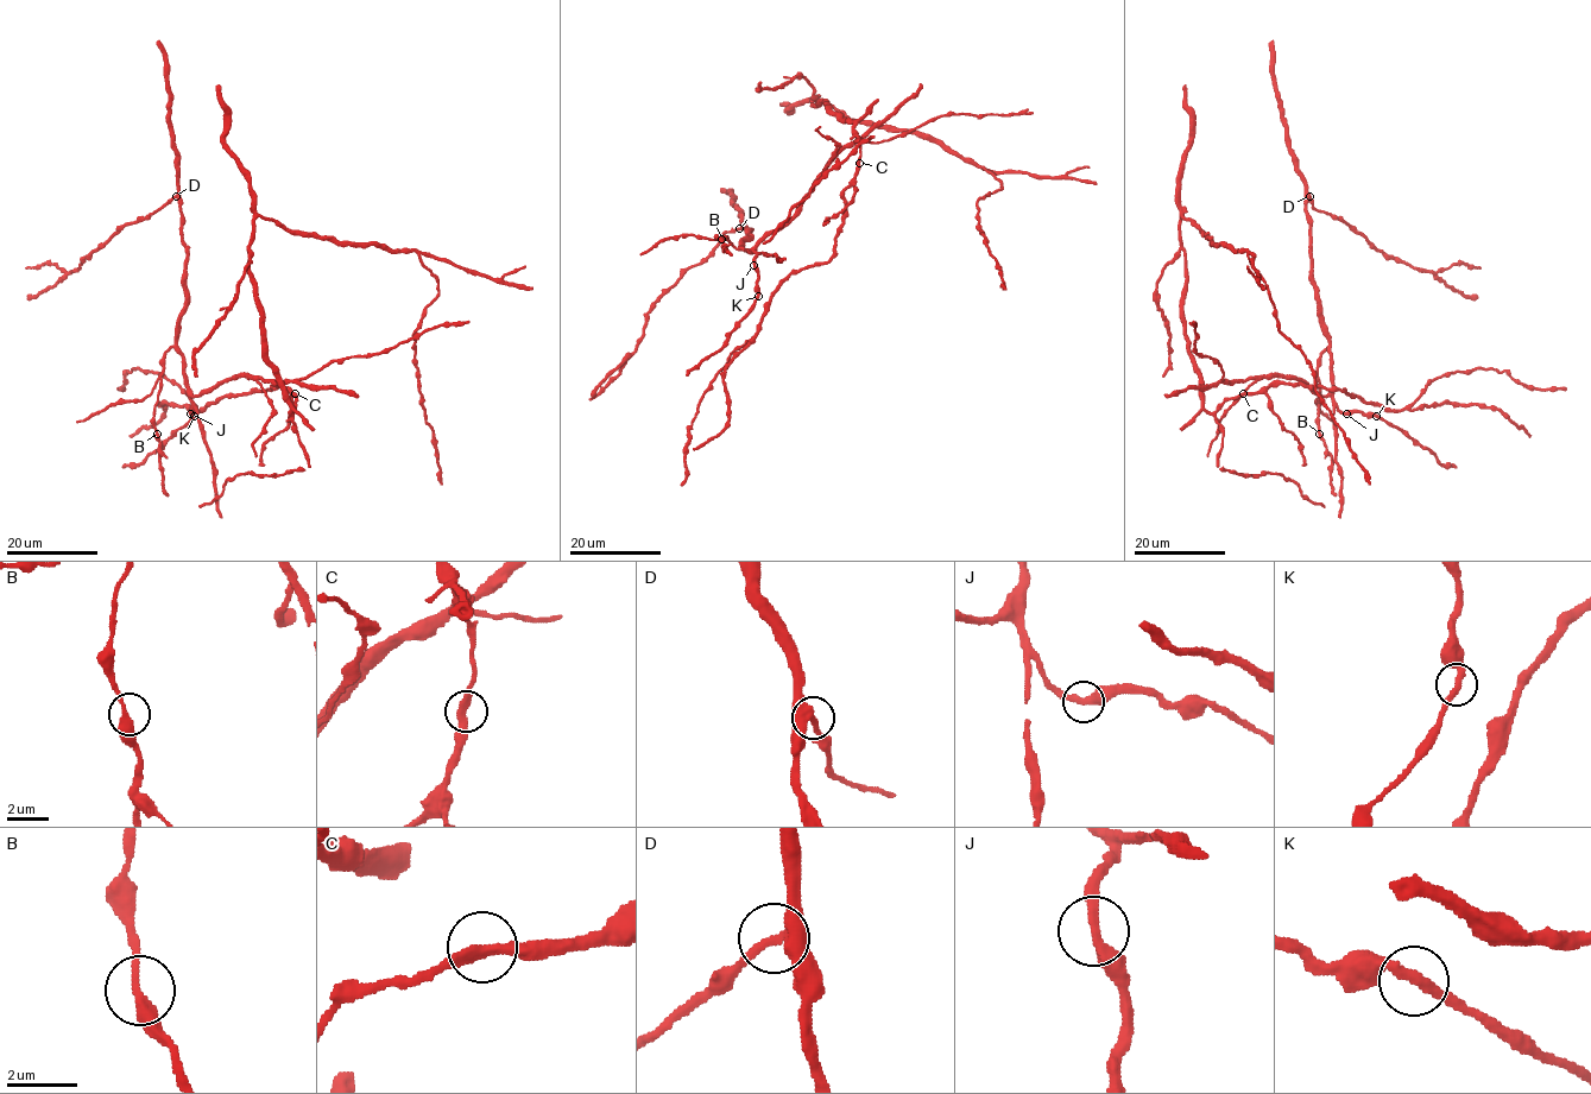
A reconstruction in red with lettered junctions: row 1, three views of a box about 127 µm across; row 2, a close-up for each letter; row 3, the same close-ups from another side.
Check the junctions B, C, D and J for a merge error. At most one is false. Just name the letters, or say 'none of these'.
none of these

